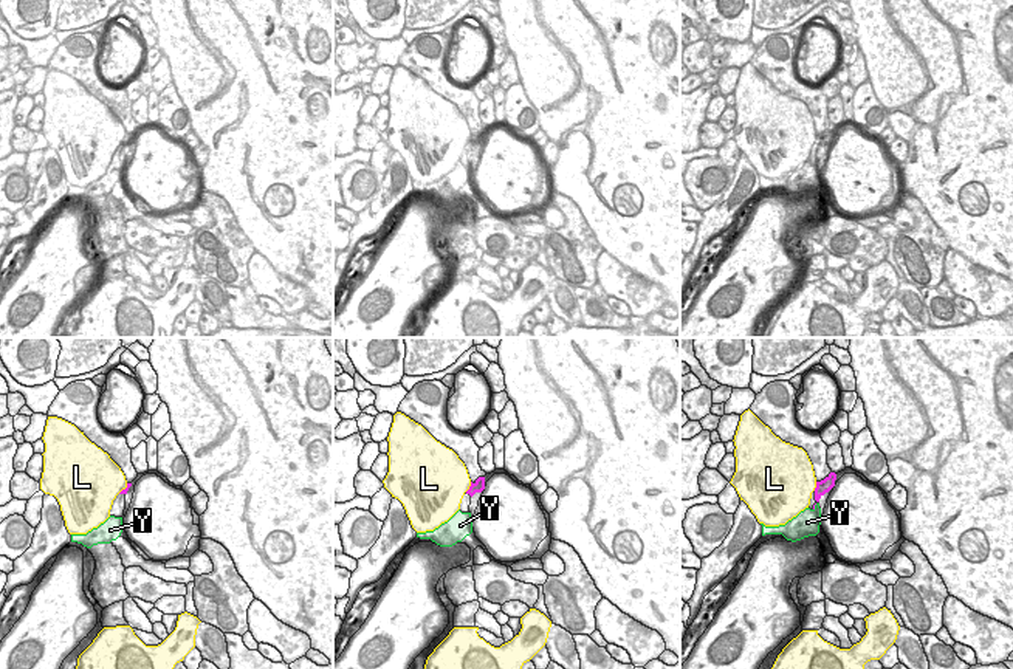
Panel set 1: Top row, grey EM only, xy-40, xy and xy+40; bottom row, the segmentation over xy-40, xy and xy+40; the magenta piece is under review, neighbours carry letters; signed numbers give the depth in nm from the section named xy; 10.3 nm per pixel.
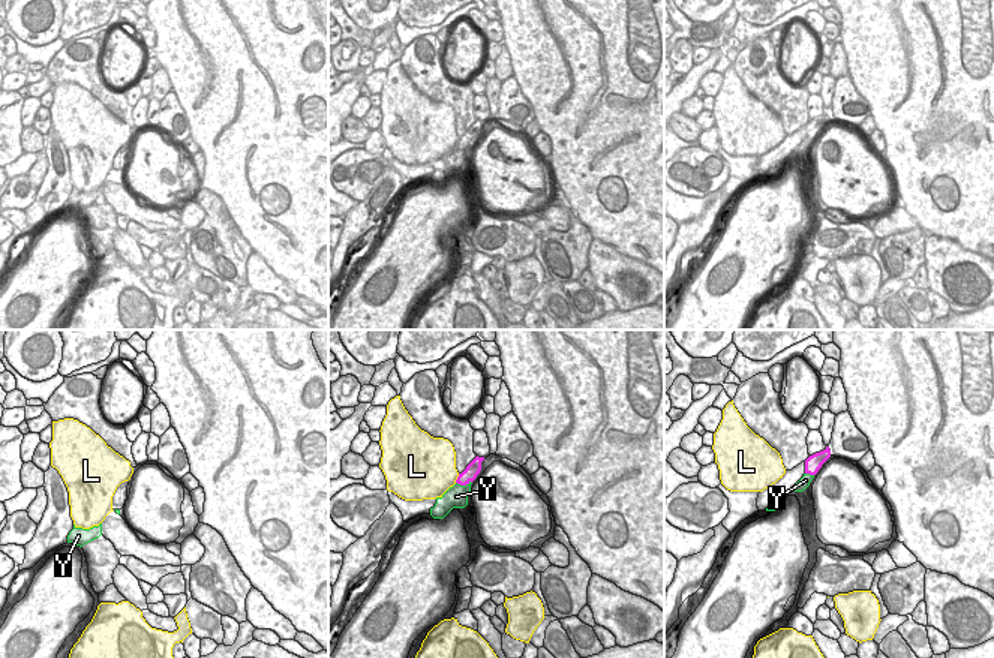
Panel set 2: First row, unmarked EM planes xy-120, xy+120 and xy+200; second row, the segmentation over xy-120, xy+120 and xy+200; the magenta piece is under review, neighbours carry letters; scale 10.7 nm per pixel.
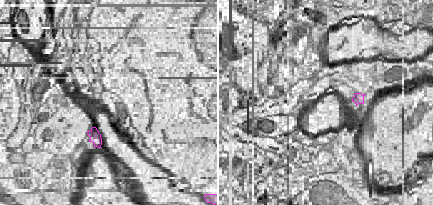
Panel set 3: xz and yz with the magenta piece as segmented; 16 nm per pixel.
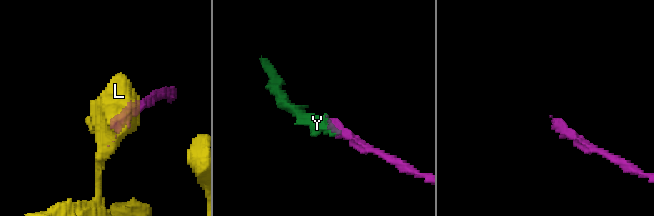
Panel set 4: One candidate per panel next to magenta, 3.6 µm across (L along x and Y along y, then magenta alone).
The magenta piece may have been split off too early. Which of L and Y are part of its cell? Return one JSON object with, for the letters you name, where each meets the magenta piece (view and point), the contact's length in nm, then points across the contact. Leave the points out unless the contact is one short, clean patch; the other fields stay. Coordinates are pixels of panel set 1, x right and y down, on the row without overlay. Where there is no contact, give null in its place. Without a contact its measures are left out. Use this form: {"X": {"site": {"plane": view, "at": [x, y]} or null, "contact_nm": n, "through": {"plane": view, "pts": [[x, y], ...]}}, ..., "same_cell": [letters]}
{"same_cell": []}

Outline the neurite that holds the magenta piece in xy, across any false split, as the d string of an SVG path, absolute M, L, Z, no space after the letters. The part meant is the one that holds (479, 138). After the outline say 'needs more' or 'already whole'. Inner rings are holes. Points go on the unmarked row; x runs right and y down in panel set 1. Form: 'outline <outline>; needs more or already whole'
outline M479 130L474 136L471 135L469 142L465 146L465 149L462 152L460 164L469 166L471 150L476 146L482 146L483 142L485 142L485 130Z; needs more

